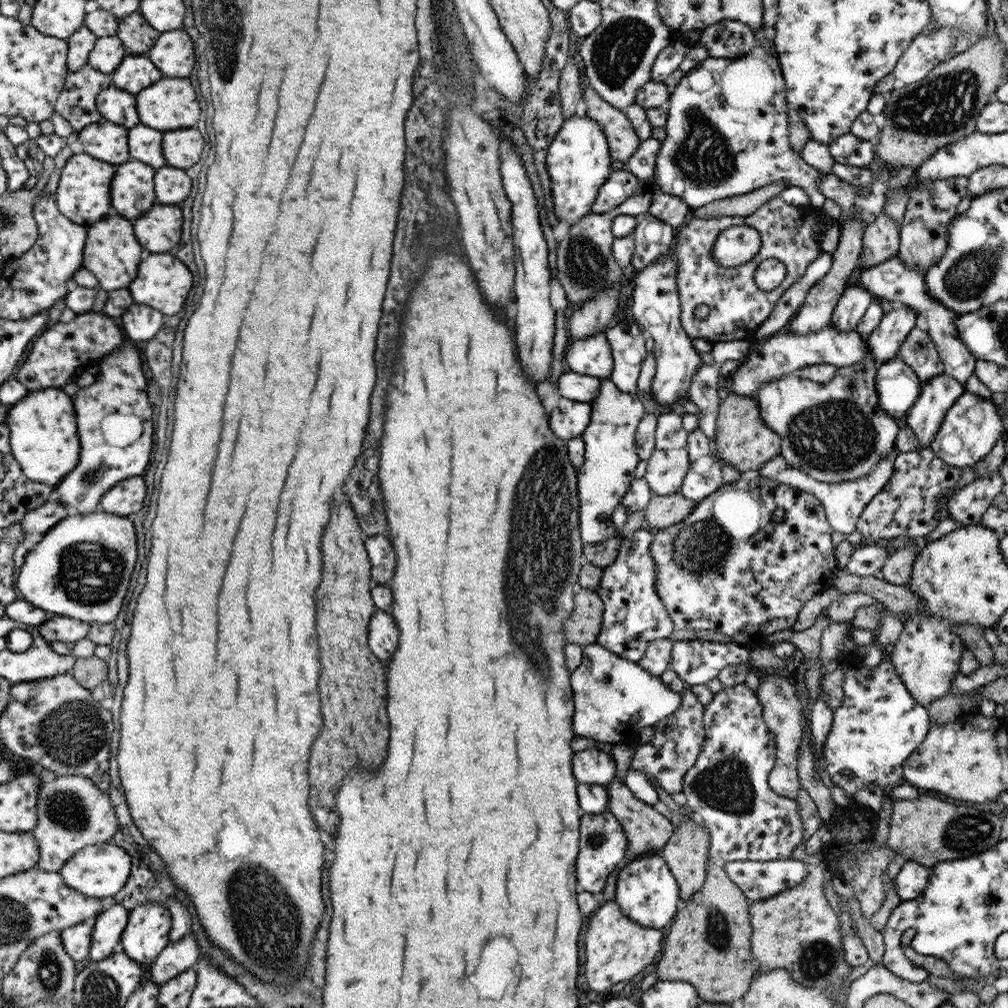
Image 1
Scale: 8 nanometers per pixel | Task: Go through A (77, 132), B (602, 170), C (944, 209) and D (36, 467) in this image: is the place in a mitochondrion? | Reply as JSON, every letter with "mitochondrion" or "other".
{"A":"other","B":"other","C":"other","D":"other"}

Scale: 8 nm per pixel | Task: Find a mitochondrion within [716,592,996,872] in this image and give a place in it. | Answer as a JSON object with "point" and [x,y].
{"point":[967,832]}

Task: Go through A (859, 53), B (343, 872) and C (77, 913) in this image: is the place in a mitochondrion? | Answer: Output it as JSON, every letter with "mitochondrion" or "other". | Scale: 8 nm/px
{"A":"other","B":"other","C":"other"}

